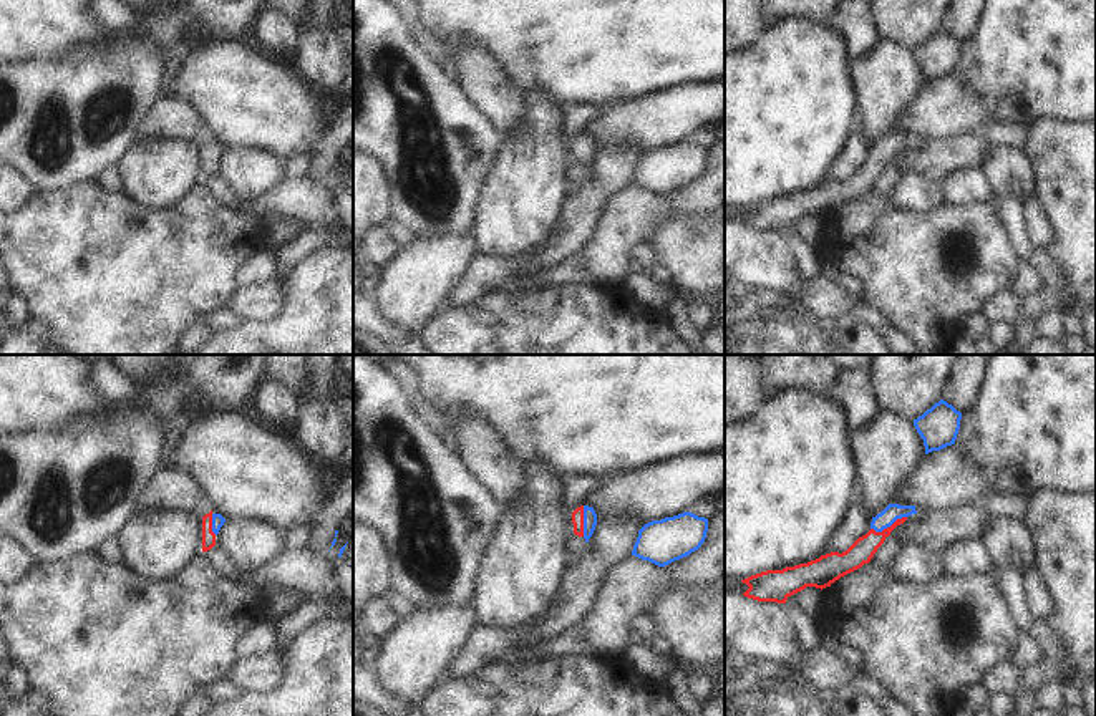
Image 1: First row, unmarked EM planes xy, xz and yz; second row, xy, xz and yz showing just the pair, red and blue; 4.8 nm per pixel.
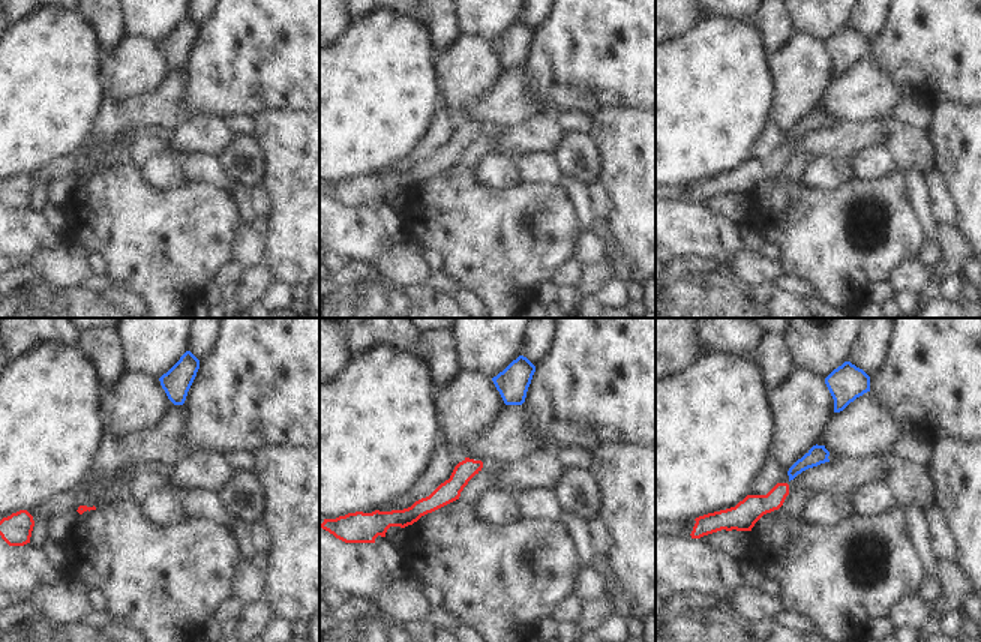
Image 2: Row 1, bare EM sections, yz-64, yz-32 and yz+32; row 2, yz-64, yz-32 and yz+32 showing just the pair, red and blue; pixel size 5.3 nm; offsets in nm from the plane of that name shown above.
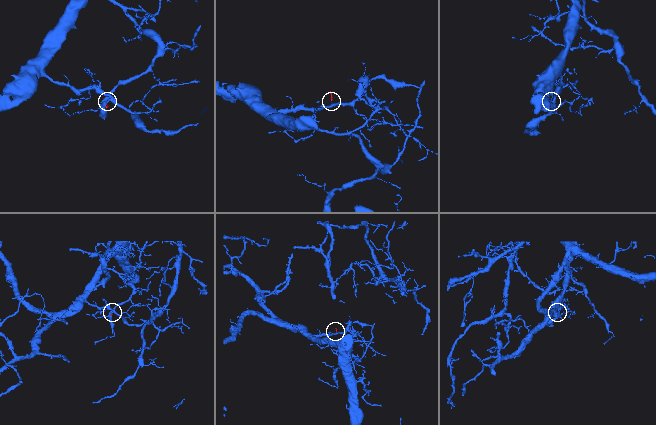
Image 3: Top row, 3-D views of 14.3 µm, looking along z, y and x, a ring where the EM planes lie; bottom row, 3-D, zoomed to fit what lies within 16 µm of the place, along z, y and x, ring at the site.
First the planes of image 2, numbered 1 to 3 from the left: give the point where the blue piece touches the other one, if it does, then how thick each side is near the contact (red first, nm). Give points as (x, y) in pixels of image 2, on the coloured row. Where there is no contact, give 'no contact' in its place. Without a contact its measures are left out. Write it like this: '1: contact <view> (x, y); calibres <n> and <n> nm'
1: no contact
2: no contact
3: no contact

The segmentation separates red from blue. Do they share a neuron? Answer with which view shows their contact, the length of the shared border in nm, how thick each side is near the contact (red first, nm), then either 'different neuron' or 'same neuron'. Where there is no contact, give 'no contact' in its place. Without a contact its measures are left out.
yz | 190 nm | 120/80 nm | same neuron

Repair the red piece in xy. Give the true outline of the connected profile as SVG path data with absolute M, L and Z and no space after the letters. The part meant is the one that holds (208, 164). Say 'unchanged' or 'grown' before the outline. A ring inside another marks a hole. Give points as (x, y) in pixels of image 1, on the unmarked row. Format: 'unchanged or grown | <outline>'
grown | M212 139L202 146L202 181L207 181L216 174L216 164L224 151L226 148Z

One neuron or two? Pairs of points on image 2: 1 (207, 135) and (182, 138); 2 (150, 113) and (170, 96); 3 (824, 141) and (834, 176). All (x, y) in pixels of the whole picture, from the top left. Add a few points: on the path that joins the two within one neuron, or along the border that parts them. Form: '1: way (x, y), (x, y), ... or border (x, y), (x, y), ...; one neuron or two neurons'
1: way (201, 135), (188, 138); one neuron
2: way (155, 108), (165, 101); one neuron
3: border (849, 159), (818, 156), (810, 161); two neurons

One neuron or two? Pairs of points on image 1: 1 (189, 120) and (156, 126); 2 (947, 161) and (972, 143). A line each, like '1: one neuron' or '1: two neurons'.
1: one neuron
2: one neuron

